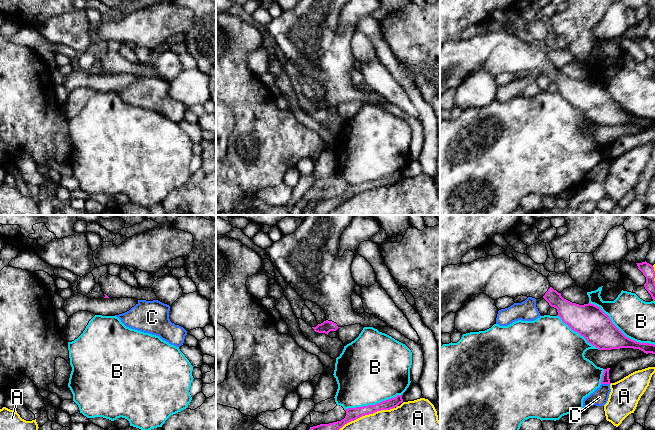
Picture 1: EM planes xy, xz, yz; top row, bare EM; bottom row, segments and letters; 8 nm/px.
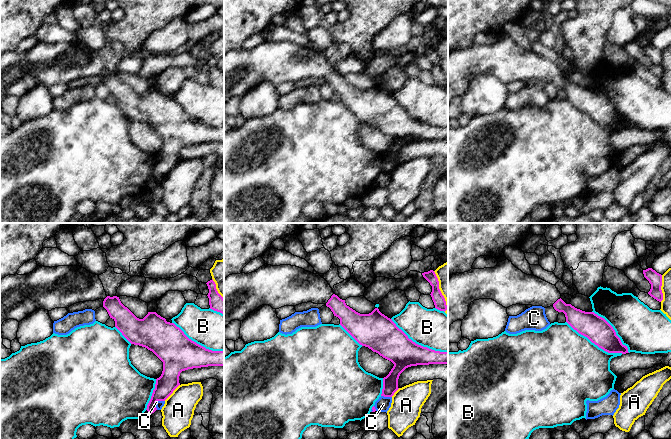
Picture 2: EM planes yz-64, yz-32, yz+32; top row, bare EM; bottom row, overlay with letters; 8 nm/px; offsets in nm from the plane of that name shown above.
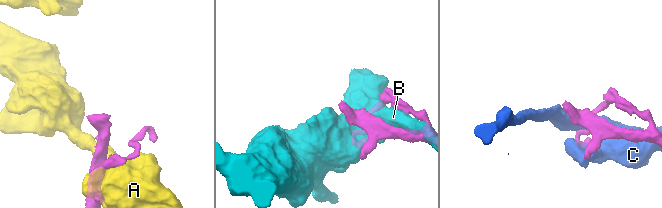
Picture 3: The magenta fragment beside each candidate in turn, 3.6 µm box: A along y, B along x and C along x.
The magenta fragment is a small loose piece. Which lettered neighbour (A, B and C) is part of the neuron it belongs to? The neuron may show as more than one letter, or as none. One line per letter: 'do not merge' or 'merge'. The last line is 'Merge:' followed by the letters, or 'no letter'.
A: do not merge
B: do not merge
C: do not merge
Merge: no letter

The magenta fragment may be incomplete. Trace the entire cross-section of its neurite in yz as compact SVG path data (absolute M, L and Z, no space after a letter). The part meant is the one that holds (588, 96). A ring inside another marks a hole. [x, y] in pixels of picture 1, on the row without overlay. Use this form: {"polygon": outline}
{"polygon": "M505 30L487 32L466 40L448 41L440 46L440 96L447 89L456 89L467 75L479 69L484 69L493 76L521 71L544 74L551 83L557 85L558 92L565 100L599 126L633 124L646 130L655 130L654 120L640 119L626 113L600 83L591 79L579 81L564 75L561 69L550 62L547 53Z"}

